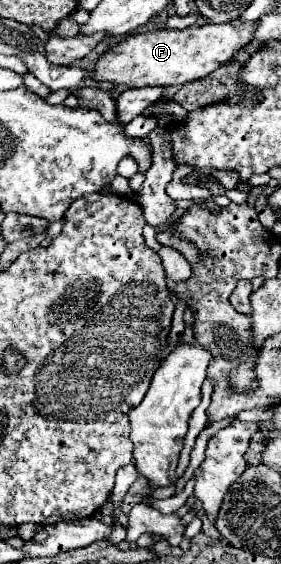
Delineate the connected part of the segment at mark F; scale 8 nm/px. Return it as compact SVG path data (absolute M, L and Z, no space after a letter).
M221 22L221 24L195 24L183 30L155 30L155 32L143 32L133 34L119 42L115 48L107 50L95 64L95 80L107 80L115 86L129 86L129 88L143 88L143 86L183 86L185 82L193 82L199 78L205 78L207 74L215 72L219 66L227 64L239 50L243 50L255 36L257 22Z

